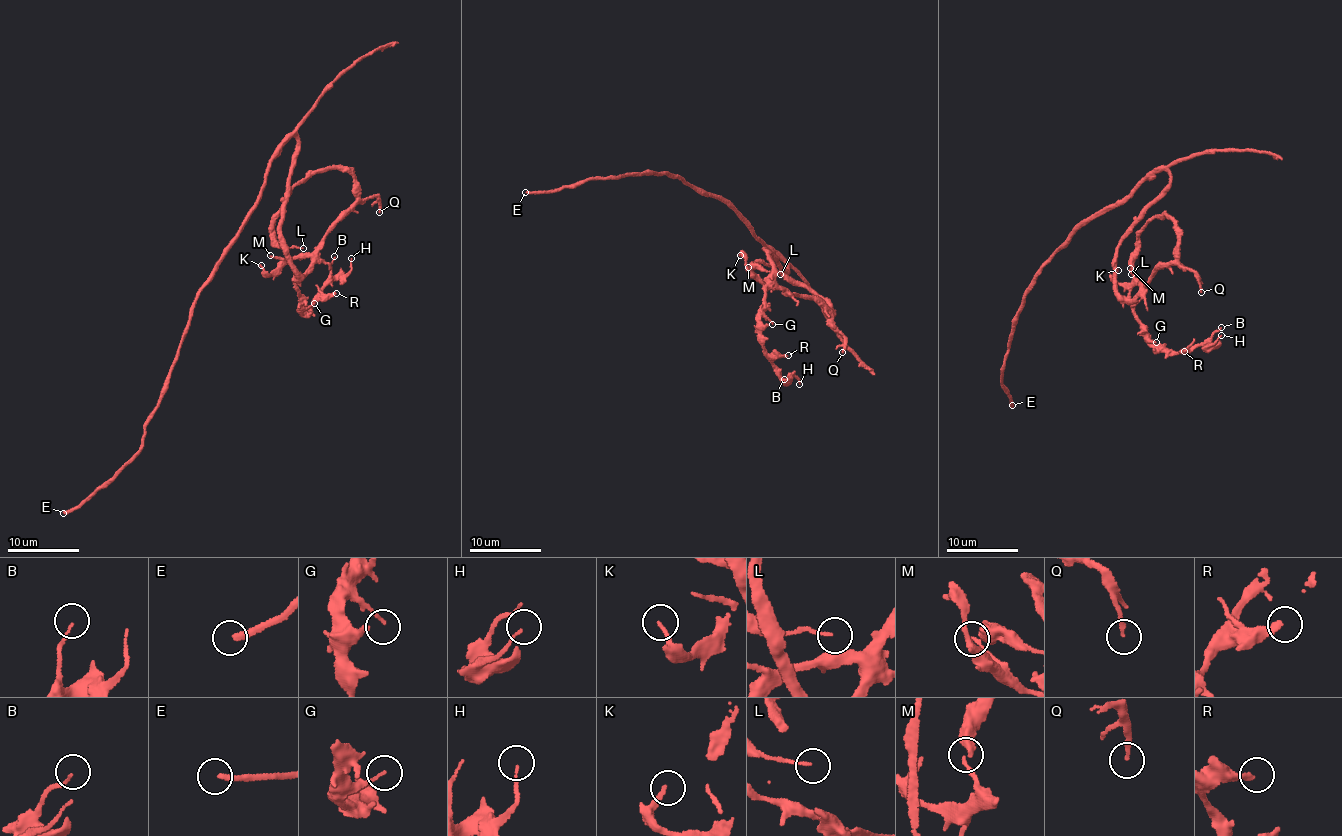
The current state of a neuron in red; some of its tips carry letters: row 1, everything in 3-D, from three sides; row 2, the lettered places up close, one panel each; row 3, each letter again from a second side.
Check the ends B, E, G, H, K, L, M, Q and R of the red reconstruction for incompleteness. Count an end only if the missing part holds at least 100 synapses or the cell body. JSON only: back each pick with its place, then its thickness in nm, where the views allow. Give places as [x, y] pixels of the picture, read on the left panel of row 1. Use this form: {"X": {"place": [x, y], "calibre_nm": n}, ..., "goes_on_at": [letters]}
{"goes_on_at": []}

